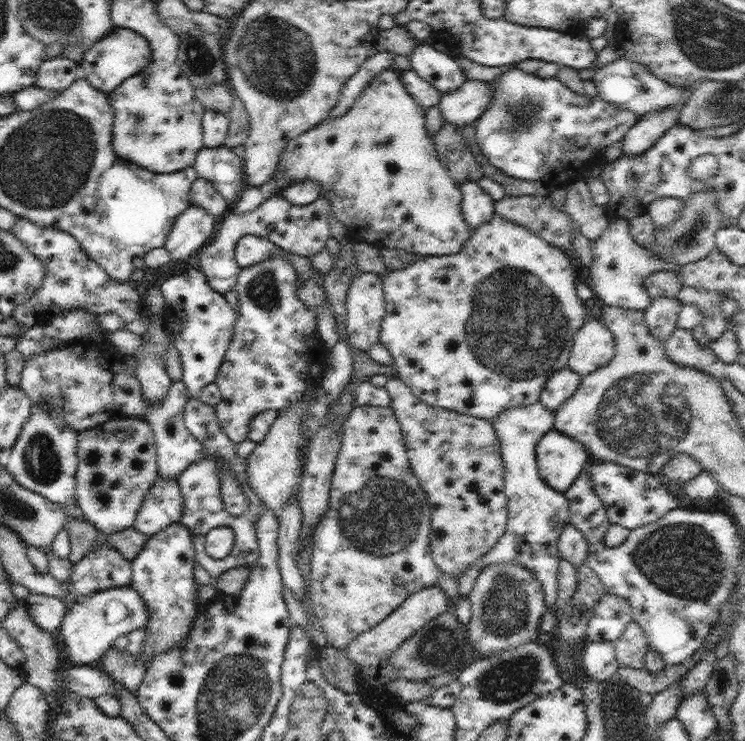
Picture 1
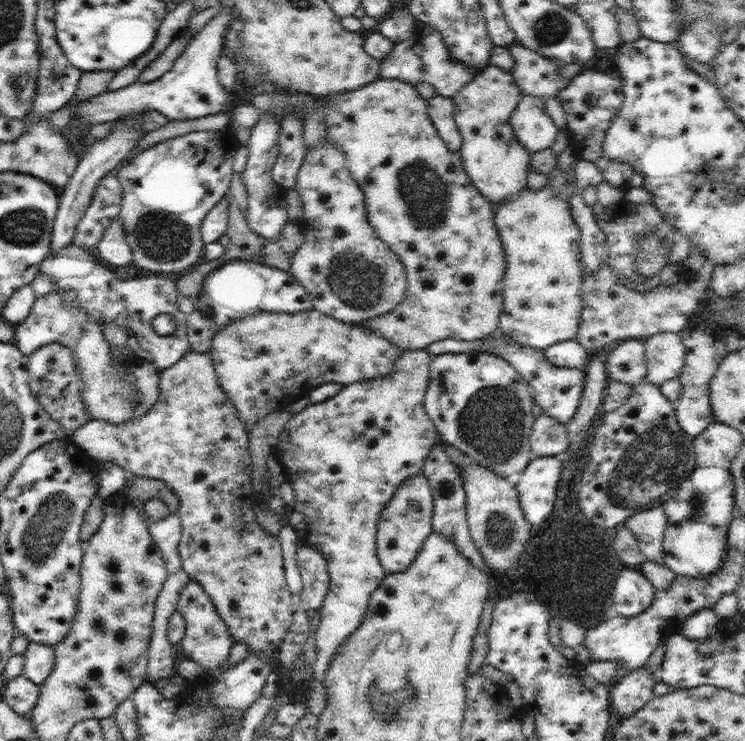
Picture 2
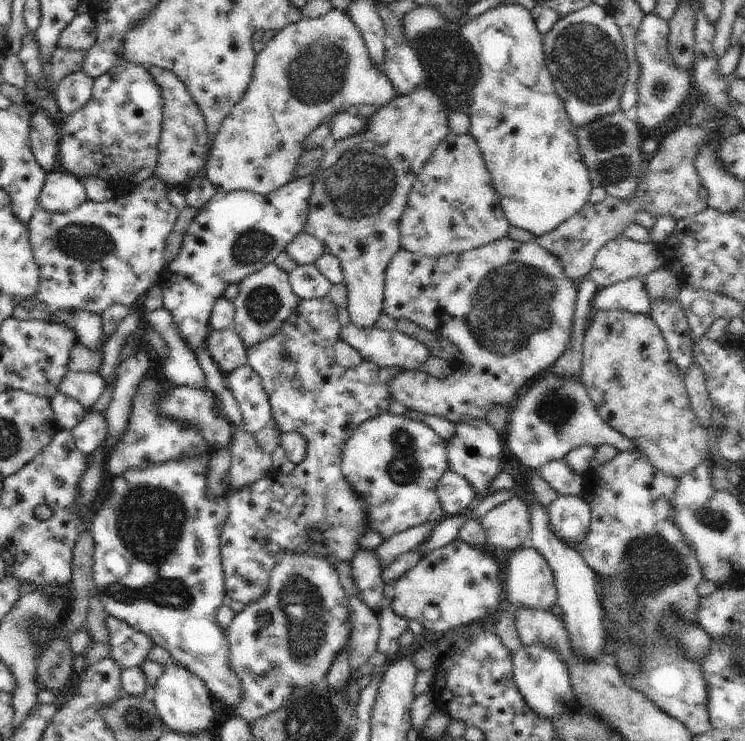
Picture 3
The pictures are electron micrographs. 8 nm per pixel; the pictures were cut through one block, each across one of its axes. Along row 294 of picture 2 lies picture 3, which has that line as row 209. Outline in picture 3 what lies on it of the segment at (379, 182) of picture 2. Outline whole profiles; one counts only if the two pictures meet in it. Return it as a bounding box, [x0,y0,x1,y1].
[399,131,510,257]

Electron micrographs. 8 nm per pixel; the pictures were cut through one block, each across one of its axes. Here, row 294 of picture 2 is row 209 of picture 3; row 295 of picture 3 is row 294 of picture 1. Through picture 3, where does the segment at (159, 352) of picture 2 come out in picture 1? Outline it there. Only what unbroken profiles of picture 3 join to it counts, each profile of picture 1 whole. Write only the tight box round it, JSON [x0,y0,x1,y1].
[12,216,147,329]

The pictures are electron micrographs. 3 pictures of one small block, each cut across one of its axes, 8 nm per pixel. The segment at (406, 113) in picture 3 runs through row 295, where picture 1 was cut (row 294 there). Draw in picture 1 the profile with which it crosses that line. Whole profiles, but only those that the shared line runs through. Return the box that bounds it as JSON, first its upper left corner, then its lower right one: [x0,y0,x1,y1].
[346,272,386,352]

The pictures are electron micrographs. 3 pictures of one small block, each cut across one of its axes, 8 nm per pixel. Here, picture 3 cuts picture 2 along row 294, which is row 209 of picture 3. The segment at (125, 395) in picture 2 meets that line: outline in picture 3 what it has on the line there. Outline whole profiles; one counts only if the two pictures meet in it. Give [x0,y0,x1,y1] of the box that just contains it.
[37,169,86,213]

